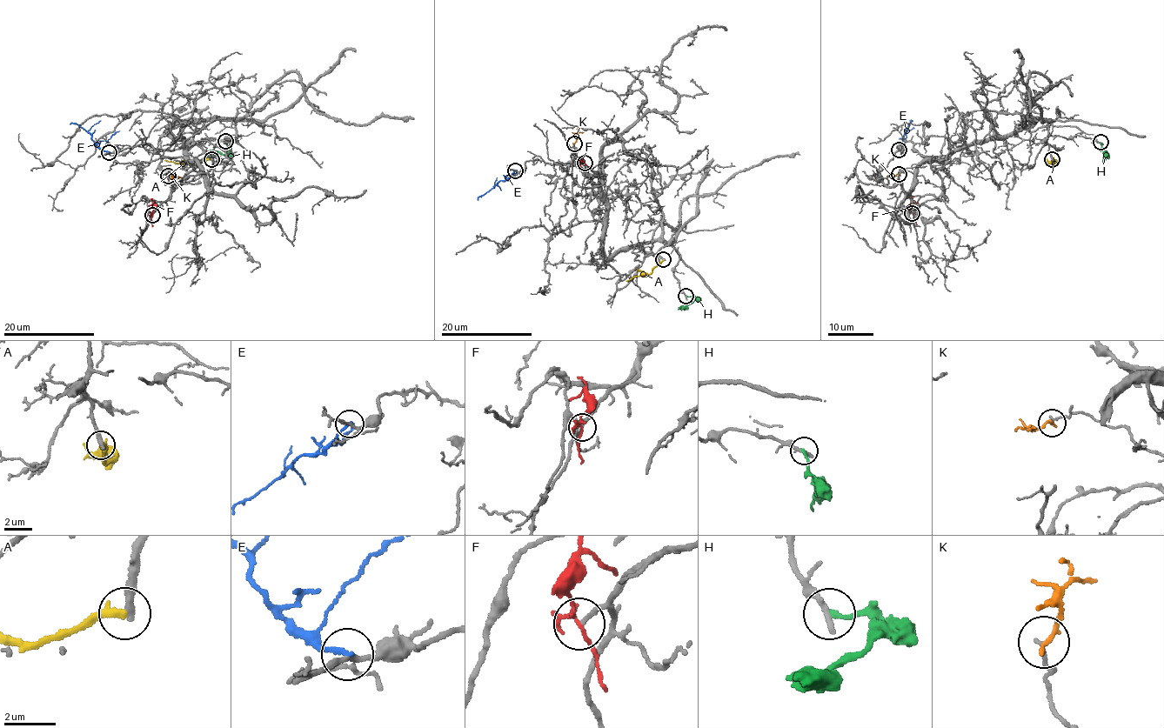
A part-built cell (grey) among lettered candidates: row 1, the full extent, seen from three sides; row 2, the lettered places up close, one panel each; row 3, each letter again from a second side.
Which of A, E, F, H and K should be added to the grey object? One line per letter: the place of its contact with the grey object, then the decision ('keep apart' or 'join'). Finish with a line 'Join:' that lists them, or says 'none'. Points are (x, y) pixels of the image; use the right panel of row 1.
A: meets grey at (1052, 159); keep apart
E: meets grey at (899, 150); keep apart
F: meets grey at (912, 213); keep apart
H: meets grey at (1100, 142); keep apart
K: meets grey at (899, 174); join
Join: K

